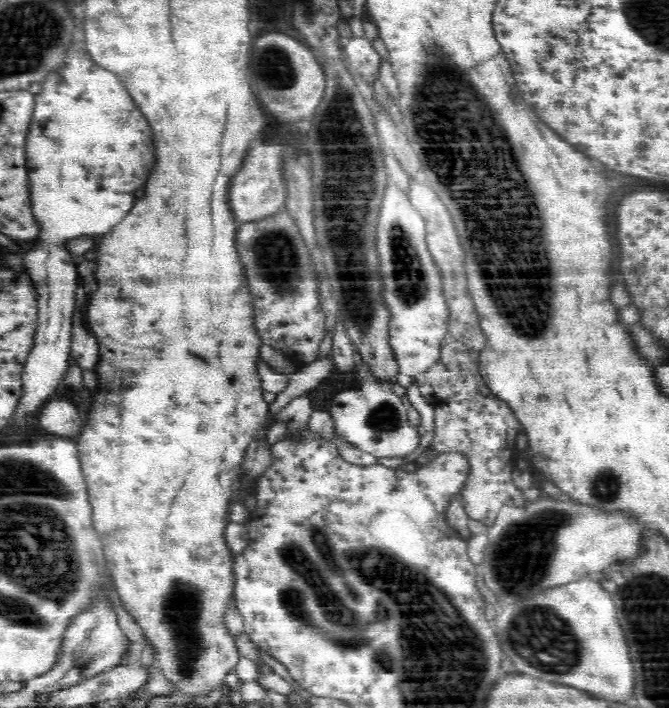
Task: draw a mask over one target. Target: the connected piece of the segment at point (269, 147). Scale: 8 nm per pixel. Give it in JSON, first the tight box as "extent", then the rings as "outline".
{"extent":[228,139,286,224],"outline":[[[254,139],[250,144],[246,158],[243,158],[244,162],[230,178],[230,188],[228,188],[228,204],[230,204],[232,216],[234,220],[240,220],[237,224],[270,216],[285,207],[286,189],[283,188],[282,175],[278,172],[280,155],[281,148],[275,139],[268,142]]]}

